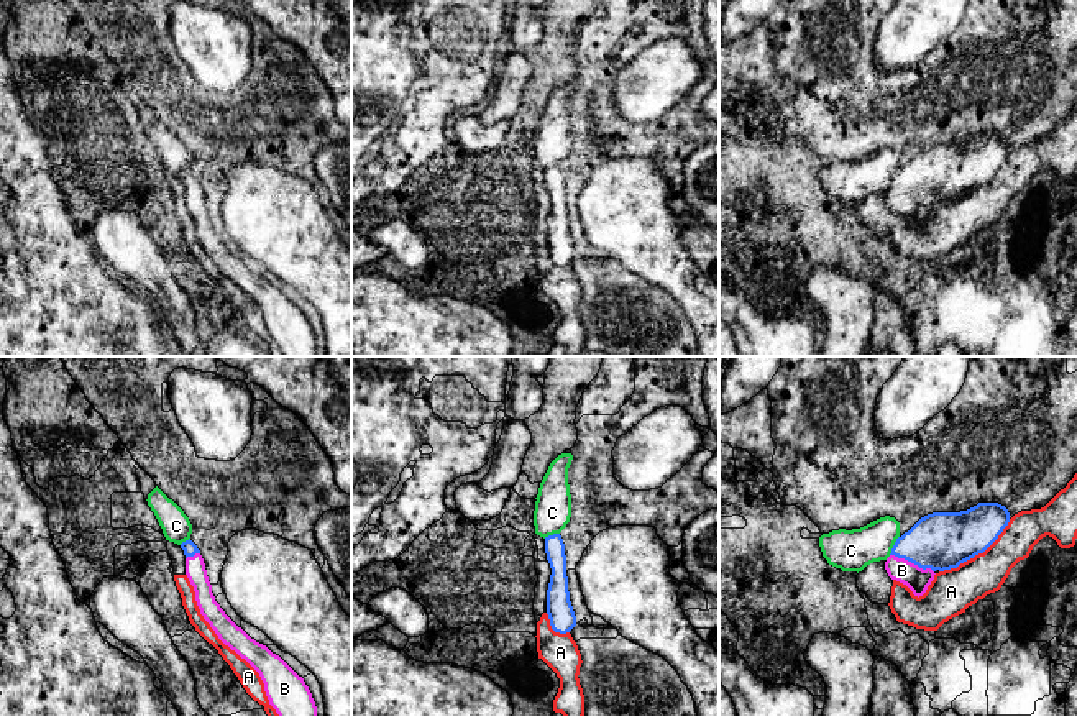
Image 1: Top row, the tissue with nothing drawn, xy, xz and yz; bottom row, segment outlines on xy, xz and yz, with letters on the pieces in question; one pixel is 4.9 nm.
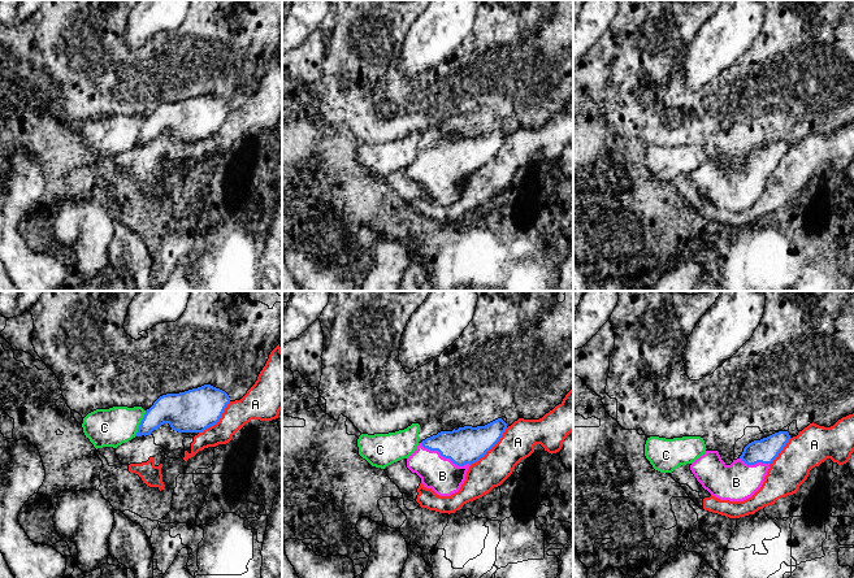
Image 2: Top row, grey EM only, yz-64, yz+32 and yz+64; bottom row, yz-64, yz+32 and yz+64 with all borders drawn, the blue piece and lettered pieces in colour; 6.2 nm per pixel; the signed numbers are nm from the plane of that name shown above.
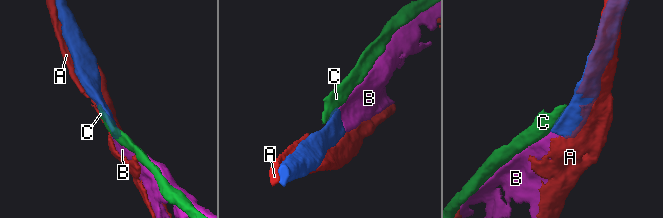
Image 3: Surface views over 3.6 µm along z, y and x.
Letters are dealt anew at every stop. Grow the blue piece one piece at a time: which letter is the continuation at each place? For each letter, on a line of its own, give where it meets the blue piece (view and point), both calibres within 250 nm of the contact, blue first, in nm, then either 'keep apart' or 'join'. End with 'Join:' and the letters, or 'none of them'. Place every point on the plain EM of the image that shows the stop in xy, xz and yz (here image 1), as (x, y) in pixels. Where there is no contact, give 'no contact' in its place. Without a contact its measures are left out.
A: contact yz (977, 186); calibres 280 and 220 nm; keep apart
B: contact yz (912, 194); calibres 280 and 120 nm; join
C: contact yz (893, 178); calibres 280 and 200 nm; keep apart
Join: B

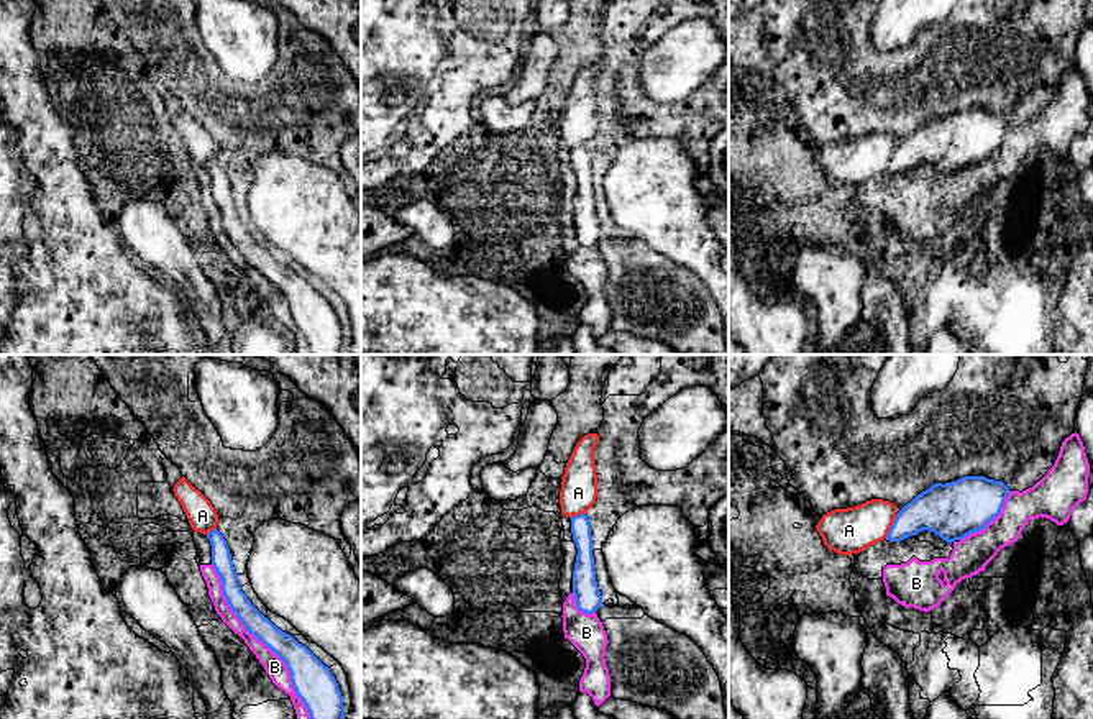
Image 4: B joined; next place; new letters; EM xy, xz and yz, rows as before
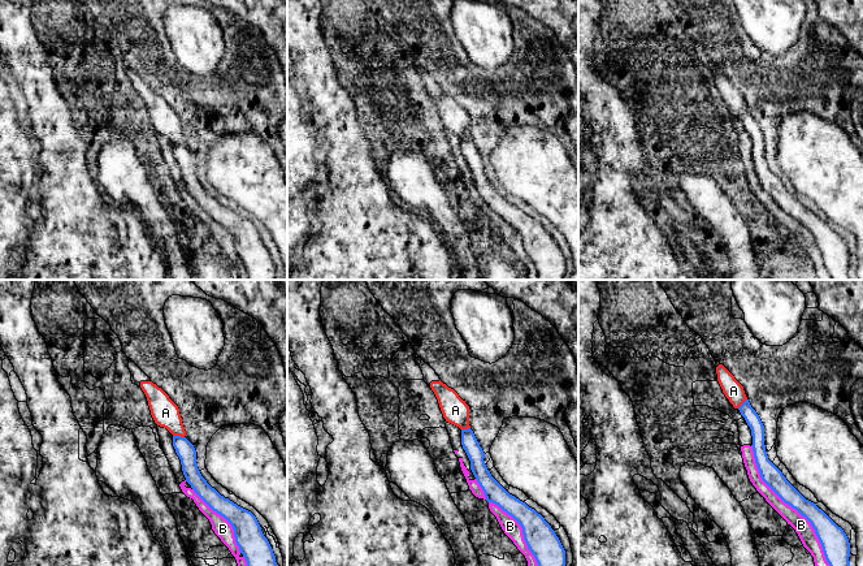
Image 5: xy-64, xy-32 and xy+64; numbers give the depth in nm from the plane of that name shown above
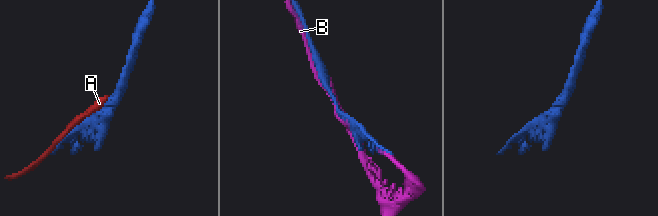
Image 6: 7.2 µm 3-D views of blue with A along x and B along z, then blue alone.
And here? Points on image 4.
A: contact yz (891, 158); calibres 240 and 220 nm; keep apart
B: contact xy (261, 273); calibres 160 and 100 nm; keep apart
Join: none of them

